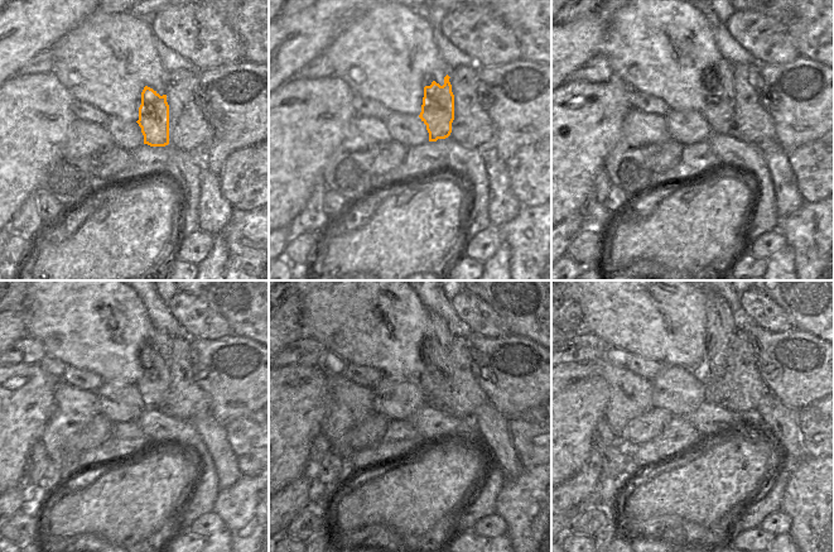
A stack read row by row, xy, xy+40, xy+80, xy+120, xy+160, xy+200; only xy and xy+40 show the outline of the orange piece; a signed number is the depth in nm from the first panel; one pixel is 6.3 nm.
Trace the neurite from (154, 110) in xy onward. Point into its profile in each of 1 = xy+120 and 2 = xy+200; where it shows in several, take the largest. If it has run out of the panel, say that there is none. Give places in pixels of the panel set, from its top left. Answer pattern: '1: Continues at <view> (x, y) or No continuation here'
1: Continues at xy+120 (153, 387)
2: Continues at xy+200 (721, 327).

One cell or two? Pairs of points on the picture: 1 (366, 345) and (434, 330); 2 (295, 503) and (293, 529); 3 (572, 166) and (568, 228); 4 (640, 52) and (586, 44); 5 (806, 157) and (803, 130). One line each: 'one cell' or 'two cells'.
1: two cells
2: two cells
3: two cells
4: two cells
5: two cells

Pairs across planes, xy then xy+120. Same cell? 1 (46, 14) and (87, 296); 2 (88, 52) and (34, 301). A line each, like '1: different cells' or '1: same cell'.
1: different cells
2: same cell

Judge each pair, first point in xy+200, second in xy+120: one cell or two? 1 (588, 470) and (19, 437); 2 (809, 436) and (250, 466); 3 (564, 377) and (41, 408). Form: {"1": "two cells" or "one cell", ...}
{"1": "two cells", "2": "one cell", "3": "one cell"}

